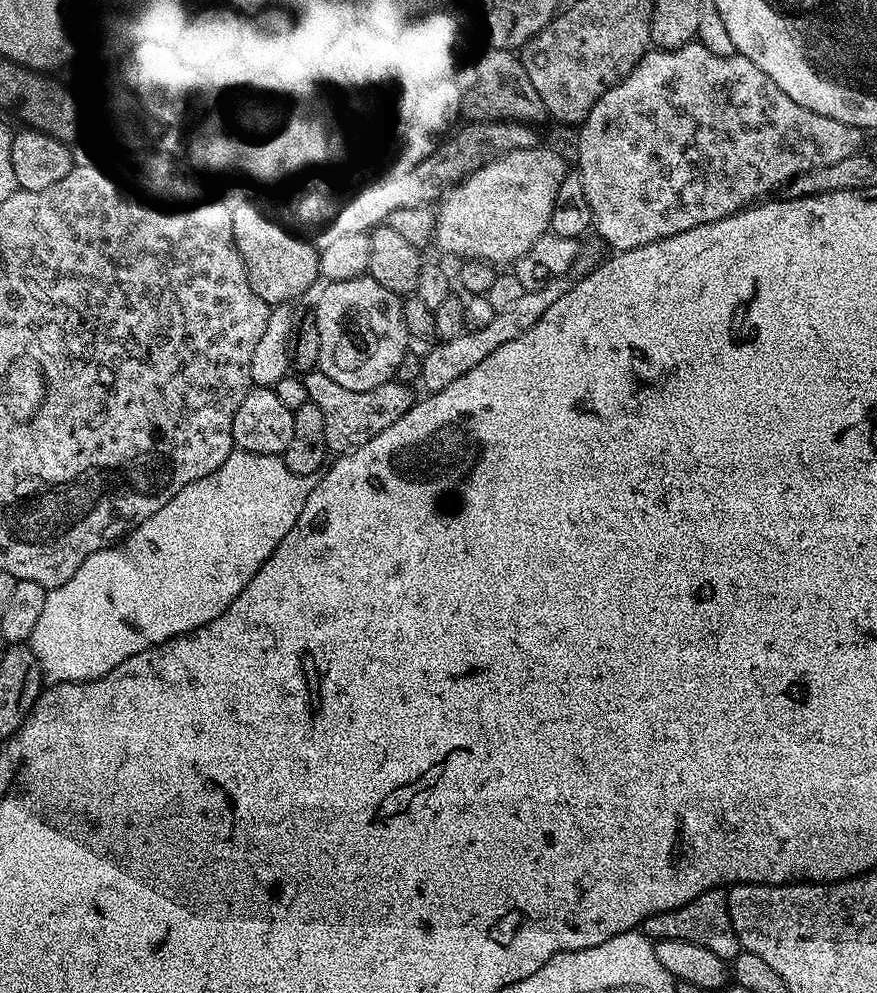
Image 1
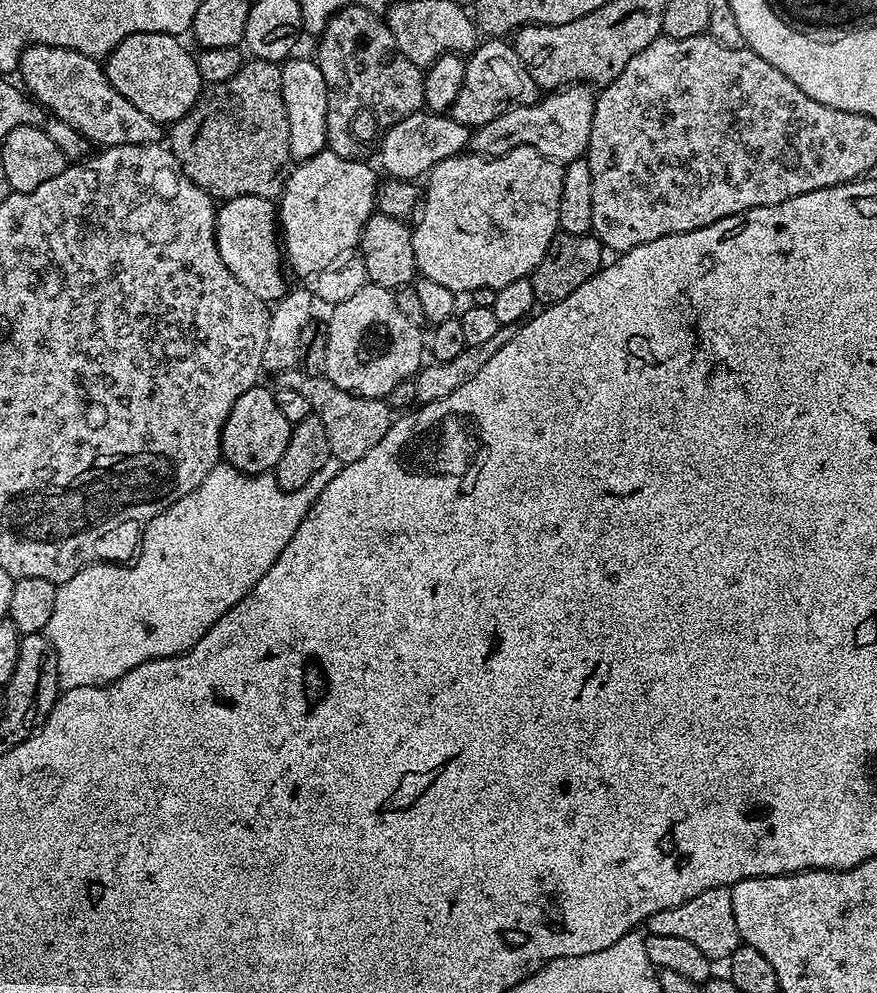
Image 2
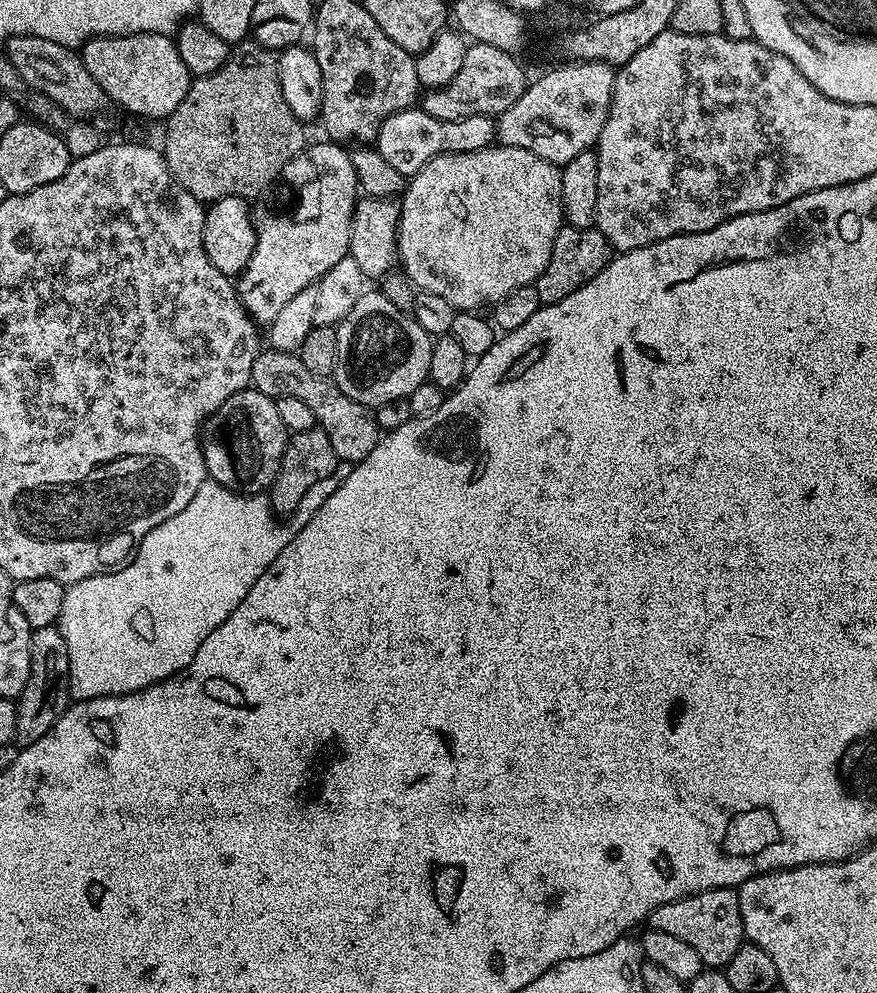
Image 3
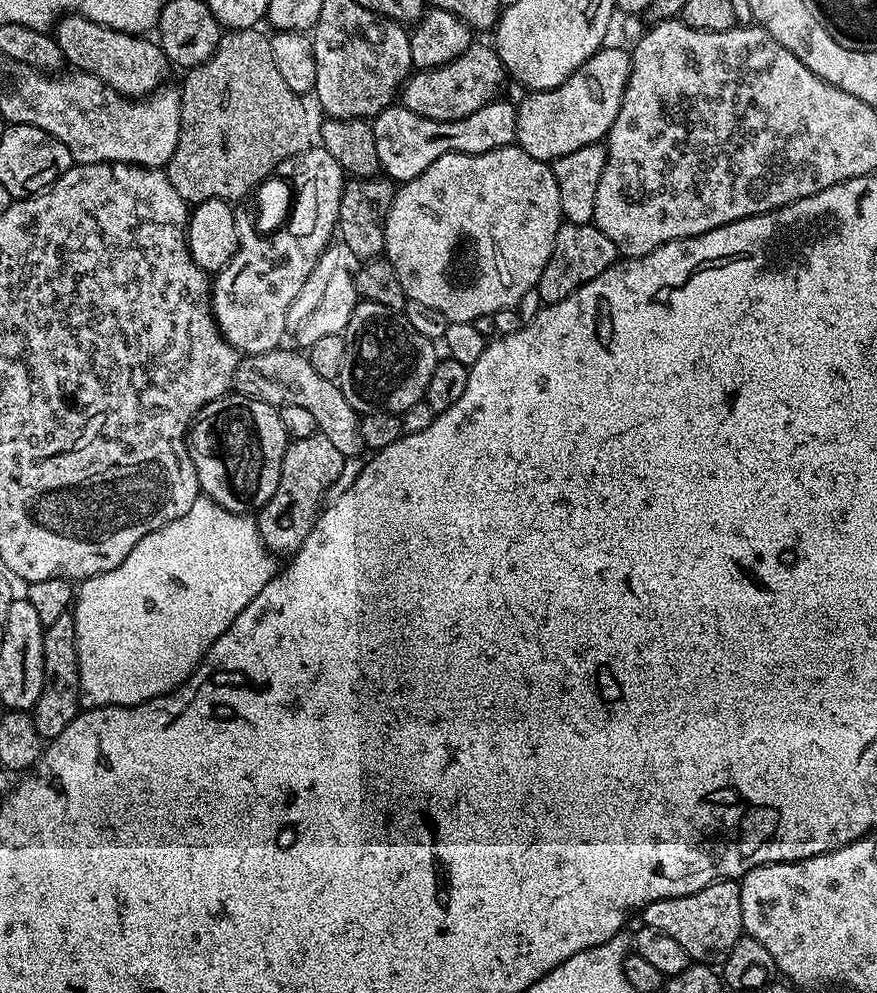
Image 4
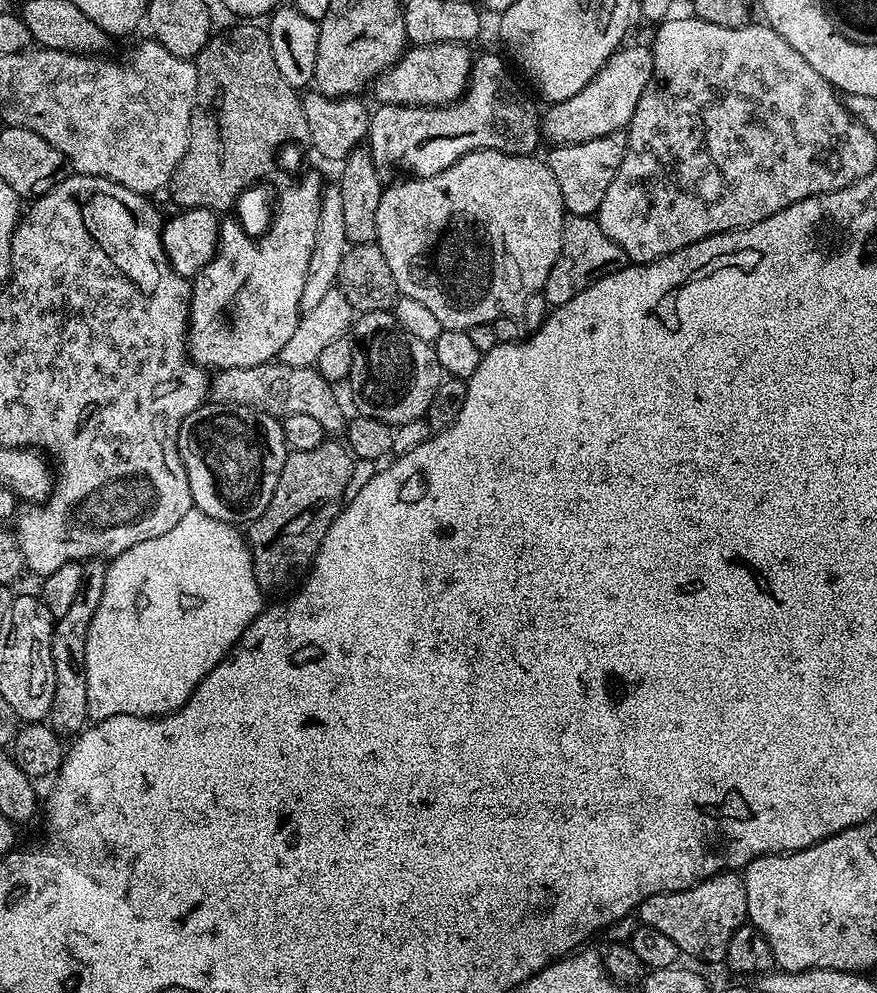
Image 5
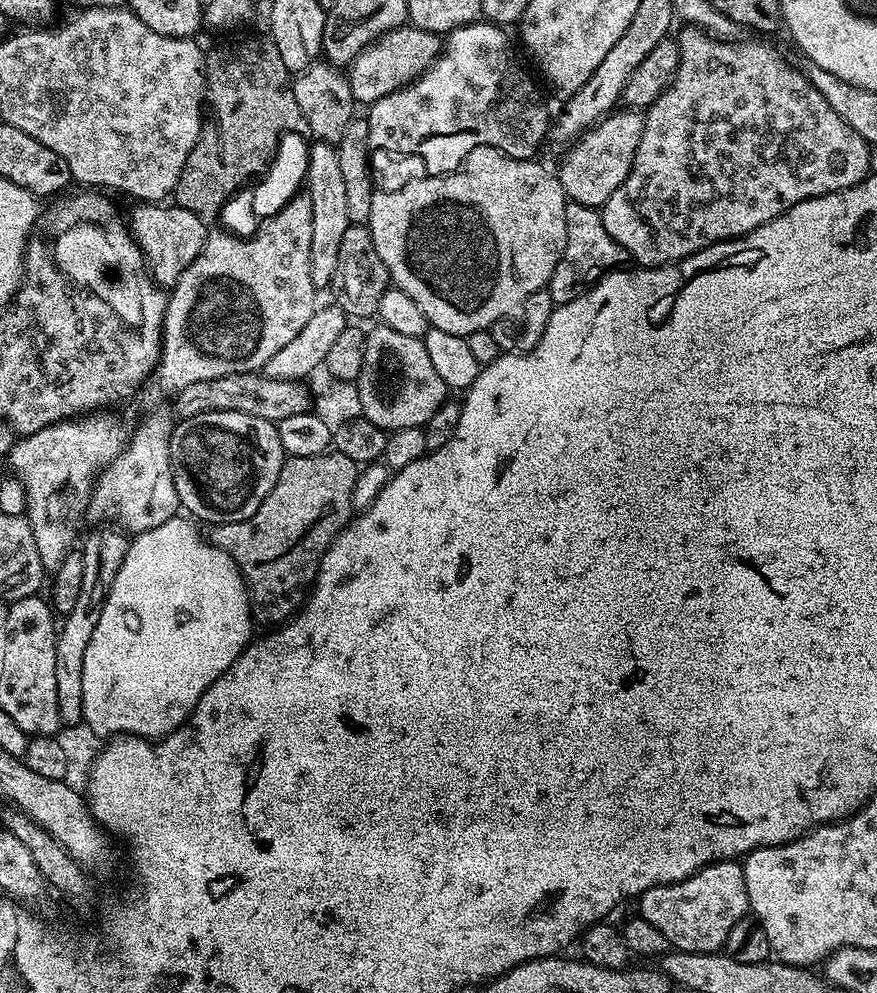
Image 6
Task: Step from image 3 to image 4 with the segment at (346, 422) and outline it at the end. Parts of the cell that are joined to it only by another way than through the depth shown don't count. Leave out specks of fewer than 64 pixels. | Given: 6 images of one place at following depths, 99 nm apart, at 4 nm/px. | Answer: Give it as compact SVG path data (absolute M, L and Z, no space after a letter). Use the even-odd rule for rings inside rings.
M281 346L262 354L254 354L253 356L243 355L234 370L232 388L241 396L258 398L258 402L271 404L277 410L286 406L304 407L314 417L318 431L326 438L330 438L330 442L334 442L334 447L344 457L361 455L366 448L362 438L362 430L360 429L361 413L357 412L354 406L350 406L350 402L346 402L346 398L342 394L337 381L322 378L322 374L316 373L314 366L310 366L308 357L303 351L289 348Z

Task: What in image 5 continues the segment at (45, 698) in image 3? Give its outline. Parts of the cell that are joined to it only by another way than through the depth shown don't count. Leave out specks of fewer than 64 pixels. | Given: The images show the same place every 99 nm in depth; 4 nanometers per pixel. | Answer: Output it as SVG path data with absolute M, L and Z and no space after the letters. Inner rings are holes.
M103 559L81 563L81 586L70 610L54 620L52 625L52 653L54 654L54 702L50 706L47 723L61 738L75 738L89 723L86 706L86 634L102 600L102 586L108 564Z

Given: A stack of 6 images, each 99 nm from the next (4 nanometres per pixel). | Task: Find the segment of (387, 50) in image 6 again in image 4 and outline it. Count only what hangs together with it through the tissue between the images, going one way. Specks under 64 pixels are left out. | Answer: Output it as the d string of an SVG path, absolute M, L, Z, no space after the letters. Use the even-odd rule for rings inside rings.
M473 42L465 52L458 54L458 58L454 58L454 62L446 62L437 68L413 71L404 81L402 104L414 114L438 122L461 120L497 99L501 95L500 87L504 80L506 81L506 69L495 47L491 43Z

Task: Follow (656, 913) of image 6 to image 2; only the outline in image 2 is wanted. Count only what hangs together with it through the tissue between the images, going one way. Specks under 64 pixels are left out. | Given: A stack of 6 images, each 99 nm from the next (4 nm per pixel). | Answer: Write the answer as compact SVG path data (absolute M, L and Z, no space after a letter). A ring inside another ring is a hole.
M711 888L698 894L698 898L690 898L690 902L682 902L682 906L658 910L658 914L654 914L646 921L646 932L649 936L663 934L691 942L713 962L727 961L742 943L738 934L738 922L734 922L734 902L728 888Z

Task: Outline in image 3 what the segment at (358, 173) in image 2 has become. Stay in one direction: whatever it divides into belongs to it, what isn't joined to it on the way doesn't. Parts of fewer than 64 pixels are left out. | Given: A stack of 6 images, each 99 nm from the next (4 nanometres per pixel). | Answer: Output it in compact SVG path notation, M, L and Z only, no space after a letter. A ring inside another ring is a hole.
M336 142L323 143L309 143L300 151L306 158L306 164L324 166L322 216L320 216L320 220L316 224L312 224L310 230L306 226L302 226L304 230L296 232L296 228L294 228L294 232L288 232L286 238L284 236L268 236L268 238L276 238L276 240L262 238L262 244L256 244L256 249L250 258L250 262L238 277L240 301L244 303L244 309L251 314L257 325L267 326L272 324L274 318L278 318L278 313L282 310L282 306L286 306L286 302L290 302L290 298L294 298L294 294L298 294L298 290L306 290L306 286L315 284L316 281L324 277L326 270L330 270L330 266L335 266L338 262L342 262L342 258L348 255L350 226L352 225L352 215L356 209L358 199L356 171L352 165L352 158L347 147L341 146Z

